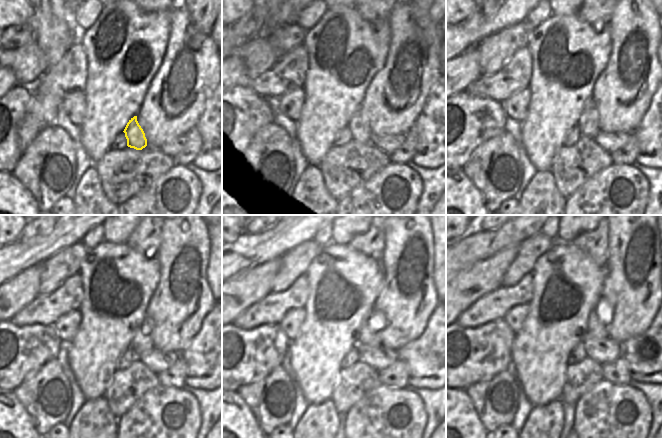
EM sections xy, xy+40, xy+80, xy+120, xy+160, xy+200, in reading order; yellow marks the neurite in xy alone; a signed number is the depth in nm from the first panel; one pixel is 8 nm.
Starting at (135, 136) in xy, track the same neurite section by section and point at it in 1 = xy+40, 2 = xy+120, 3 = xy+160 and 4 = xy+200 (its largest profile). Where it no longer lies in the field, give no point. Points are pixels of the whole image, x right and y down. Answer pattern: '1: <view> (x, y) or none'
1: xy+40 (360, 131)
2: xy+120 (142, 341)
3: xy+160 (368, 335)
4: xy+200 (596, 327)

